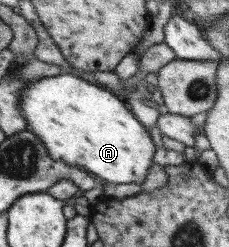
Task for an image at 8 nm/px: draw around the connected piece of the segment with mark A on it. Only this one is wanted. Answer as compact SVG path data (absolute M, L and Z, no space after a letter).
M66 73L51 78L43 77L37 82L29 82L20 90L18 111L25 121L26 129L43 143L49 158L76 170L87 171L98 182L138 184L143 182L147 168L152 165L151 157L156 147L149 134L124 104L124 98L116 97L99 85Z

